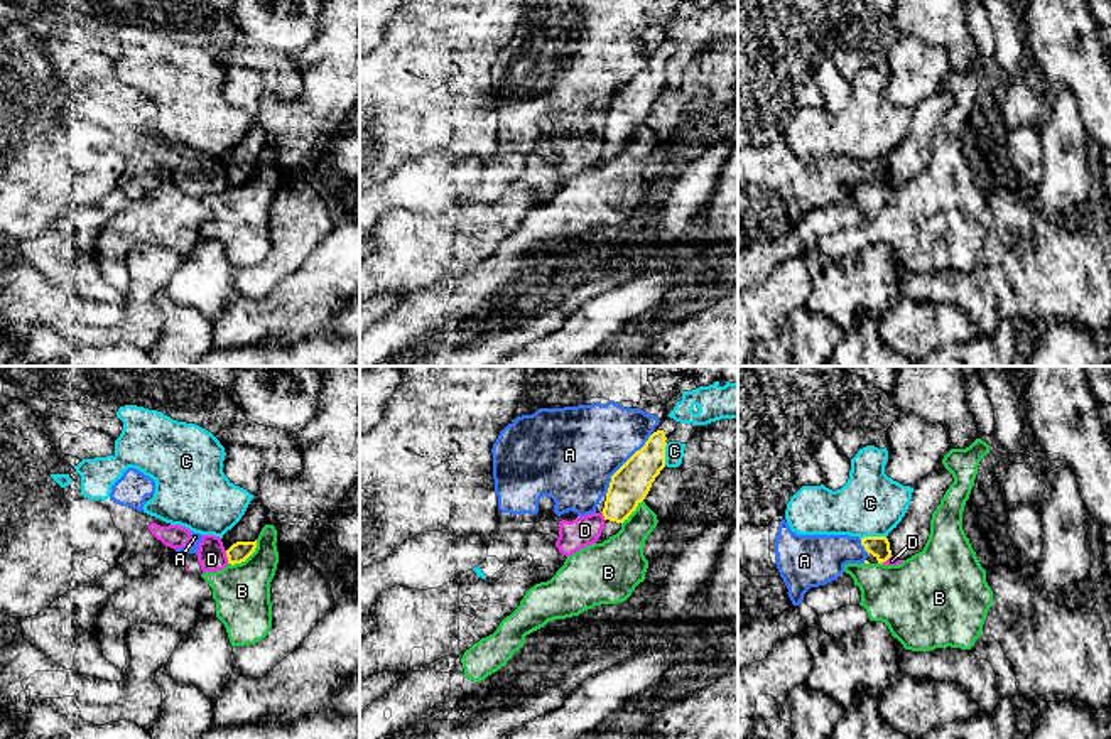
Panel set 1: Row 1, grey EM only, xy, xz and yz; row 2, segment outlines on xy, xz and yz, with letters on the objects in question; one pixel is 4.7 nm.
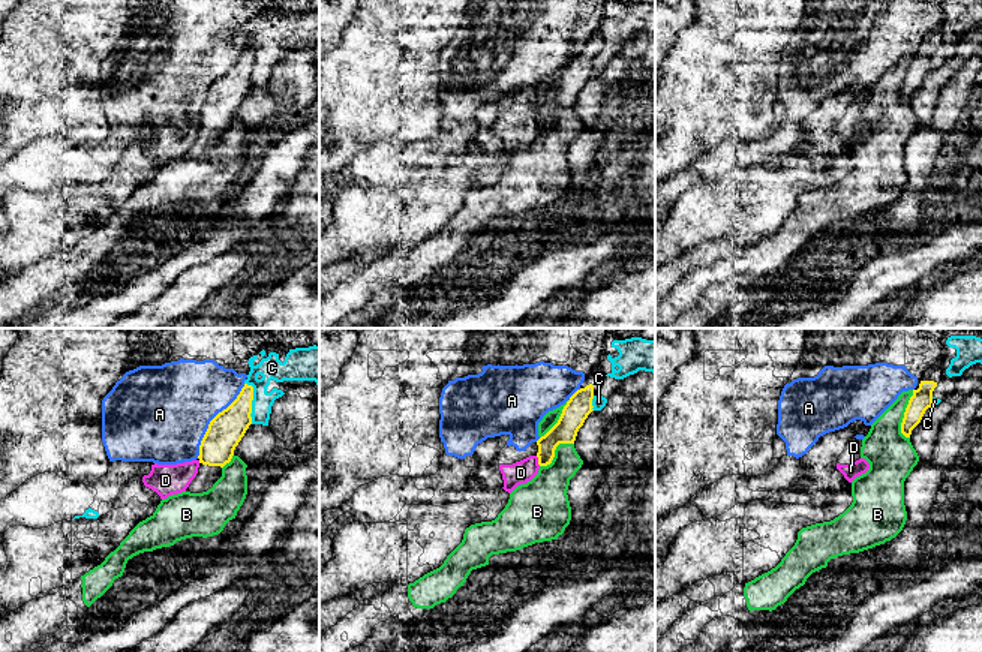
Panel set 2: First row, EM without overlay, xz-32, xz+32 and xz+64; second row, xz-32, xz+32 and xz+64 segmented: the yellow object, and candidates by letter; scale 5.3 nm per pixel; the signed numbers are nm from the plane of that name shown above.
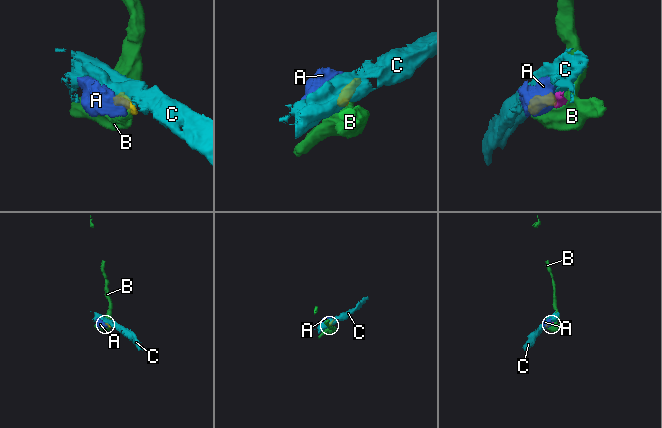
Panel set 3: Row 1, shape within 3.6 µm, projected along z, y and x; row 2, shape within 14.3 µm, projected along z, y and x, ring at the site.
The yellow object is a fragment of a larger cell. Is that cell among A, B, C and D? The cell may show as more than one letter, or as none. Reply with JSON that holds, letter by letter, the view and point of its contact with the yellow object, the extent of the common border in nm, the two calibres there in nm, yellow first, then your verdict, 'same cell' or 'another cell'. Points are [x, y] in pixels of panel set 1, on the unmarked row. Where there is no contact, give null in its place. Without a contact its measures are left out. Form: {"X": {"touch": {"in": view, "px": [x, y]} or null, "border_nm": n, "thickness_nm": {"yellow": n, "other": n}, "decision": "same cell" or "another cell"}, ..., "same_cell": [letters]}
{"A": {"touch": {"in": "xz", "px": [623, 86]}, "border_nm": 380, "thickness_nm": {"yellow": 180, "other": 440}, "decision": "another cell"}, "B": {"touch": {"in": "xy", "px": [245, 181]}, "border_nm": 180, "thickness_nm": {"yellow": 100, "other": 260}, "decision": "another cell"}, "C": {"touch": {"in": "yz", "px": [873, 159]}, "border_nm": 120, "thickness_nm": {"yellow": 100, "other": 300}, "decision": "another cell"}, "D": {"touch": {"in": "xy", "px": [227, 178]}, "border_nm": 70, "thickness_nm": {"yellow": 100, "other": 140}, "decision": "another cell"}, "same_cell": []}

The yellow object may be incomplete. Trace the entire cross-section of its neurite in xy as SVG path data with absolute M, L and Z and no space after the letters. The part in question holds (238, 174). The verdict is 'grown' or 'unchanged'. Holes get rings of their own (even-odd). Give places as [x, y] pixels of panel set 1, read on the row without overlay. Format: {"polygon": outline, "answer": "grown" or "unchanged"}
{"polygon": "M253 118L241 142L221 160L228 186L241 186L255 174L257 160L265 147L265 128Z", "answer": "grown"}

